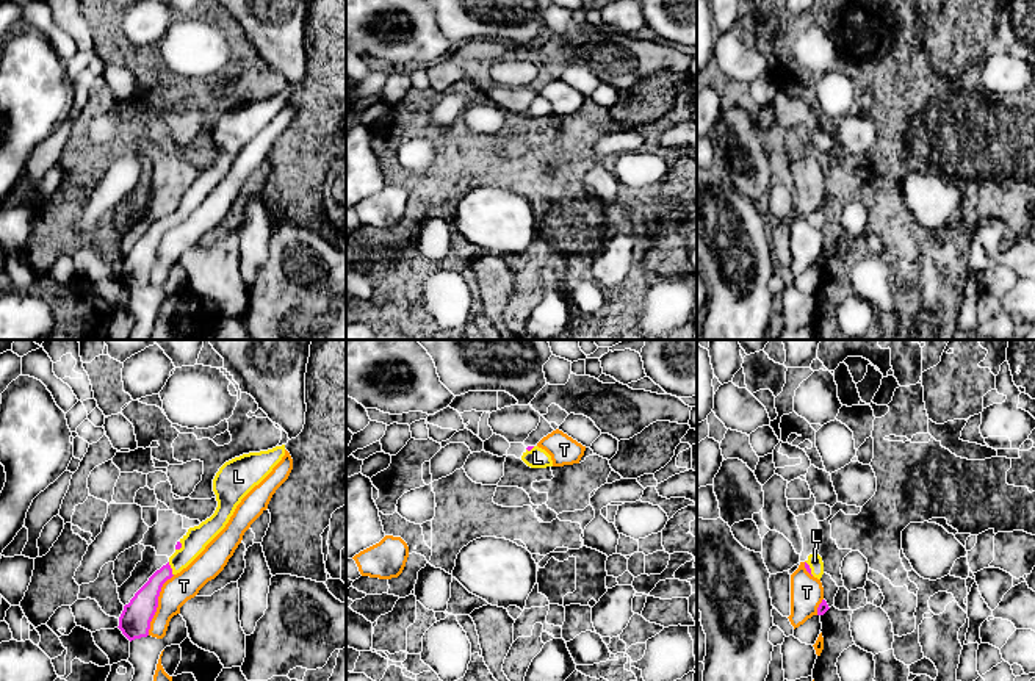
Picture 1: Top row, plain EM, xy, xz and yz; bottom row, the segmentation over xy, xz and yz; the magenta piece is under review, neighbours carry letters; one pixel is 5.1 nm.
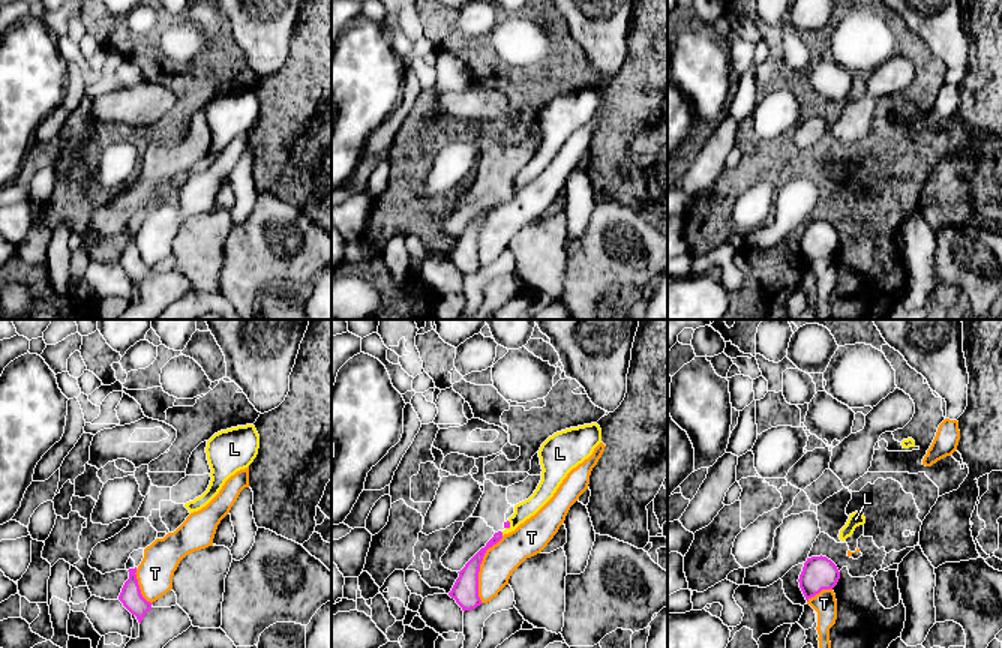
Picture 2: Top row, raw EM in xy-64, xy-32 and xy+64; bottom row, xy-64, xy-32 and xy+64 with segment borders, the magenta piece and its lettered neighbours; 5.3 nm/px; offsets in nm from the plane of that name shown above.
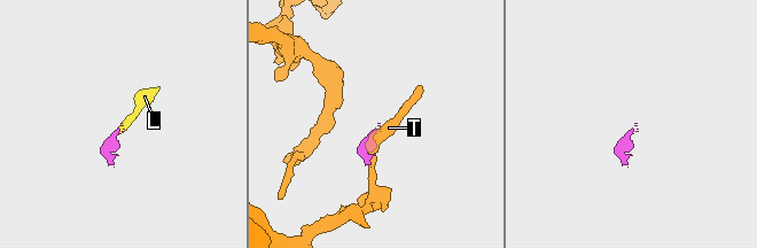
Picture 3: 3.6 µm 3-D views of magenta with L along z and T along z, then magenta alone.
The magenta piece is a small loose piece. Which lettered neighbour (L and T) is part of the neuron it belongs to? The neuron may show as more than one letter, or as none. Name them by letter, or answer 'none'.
L

